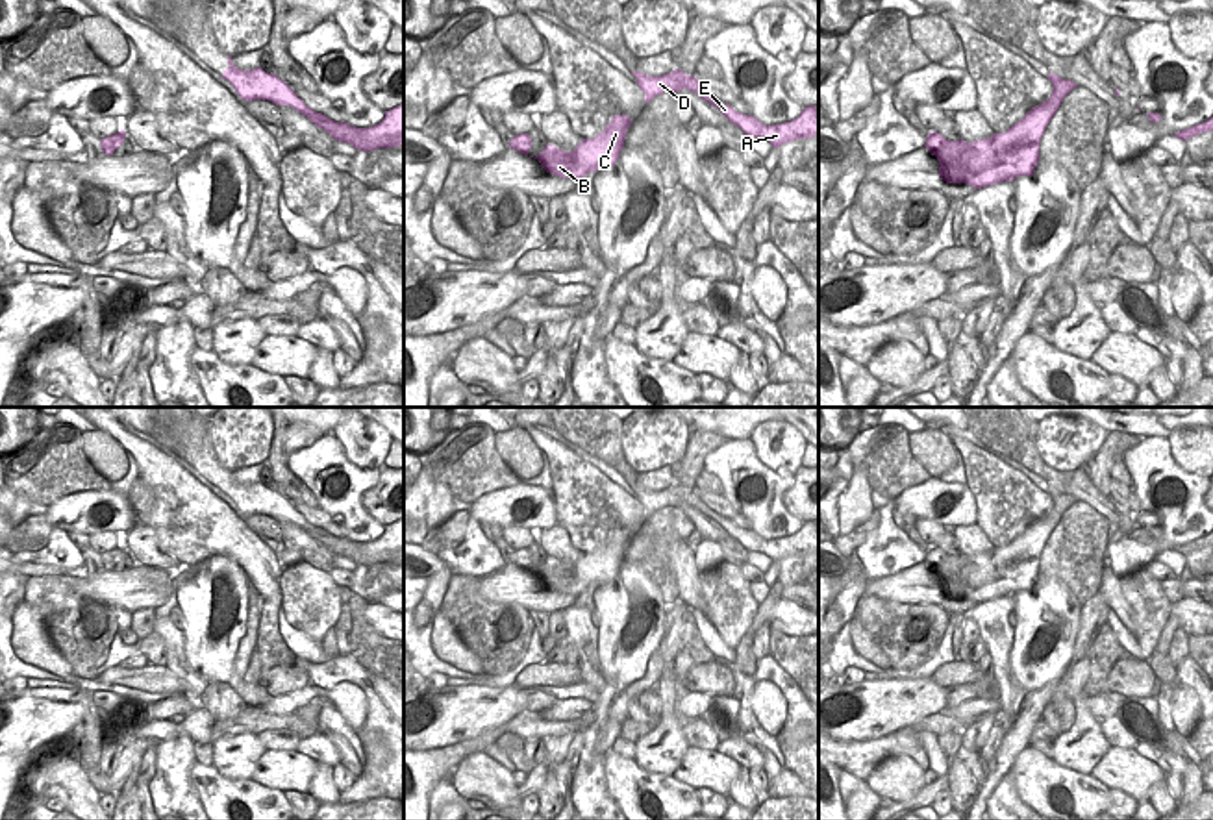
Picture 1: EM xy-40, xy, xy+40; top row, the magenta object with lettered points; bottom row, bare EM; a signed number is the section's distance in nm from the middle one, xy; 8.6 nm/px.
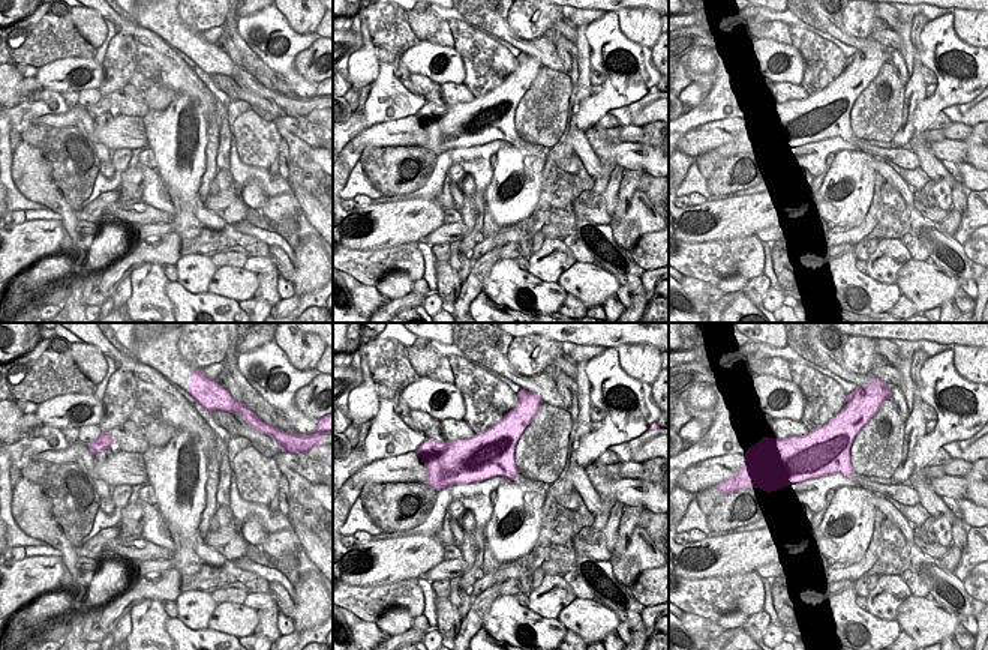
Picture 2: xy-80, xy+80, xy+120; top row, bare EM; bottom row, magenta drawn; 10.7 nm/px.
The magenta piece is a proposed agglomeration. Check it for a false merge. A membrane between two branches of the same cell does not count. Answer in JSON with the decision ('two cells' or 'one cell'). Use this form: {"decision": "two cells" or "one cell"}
{"decision": "two cells"}

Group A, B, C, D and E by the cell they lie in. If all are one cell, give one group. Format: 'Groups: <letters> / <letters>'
Groups: A D E / B C

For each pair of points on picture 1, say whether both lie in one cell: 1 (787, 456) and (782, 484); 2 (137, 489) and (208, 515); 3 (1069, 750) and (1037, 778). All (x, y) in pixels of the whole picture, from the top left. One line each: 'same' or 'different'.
1: different
2: different
3: different

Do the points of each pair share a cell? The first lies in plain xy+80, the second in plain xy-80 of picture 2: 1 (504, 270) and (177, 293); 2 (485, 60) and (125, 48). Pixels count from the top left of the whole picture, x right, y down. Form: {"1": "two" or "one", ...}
{"1": "one", "2": "two"}

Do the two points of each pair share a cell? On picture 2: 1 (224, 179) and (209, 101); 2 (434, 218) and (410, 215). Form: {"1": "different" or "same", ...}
{"1": "different", "2": "same"}

